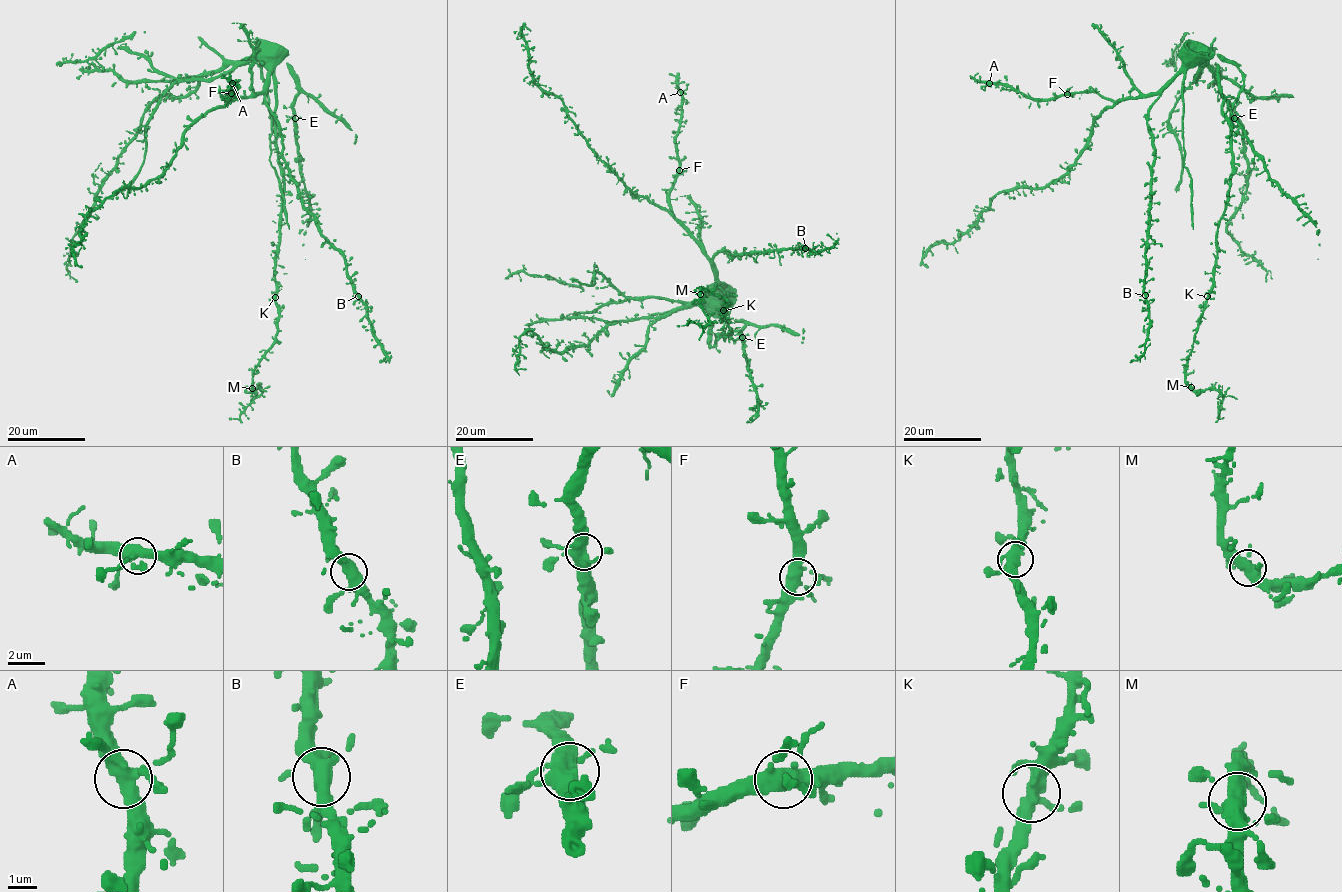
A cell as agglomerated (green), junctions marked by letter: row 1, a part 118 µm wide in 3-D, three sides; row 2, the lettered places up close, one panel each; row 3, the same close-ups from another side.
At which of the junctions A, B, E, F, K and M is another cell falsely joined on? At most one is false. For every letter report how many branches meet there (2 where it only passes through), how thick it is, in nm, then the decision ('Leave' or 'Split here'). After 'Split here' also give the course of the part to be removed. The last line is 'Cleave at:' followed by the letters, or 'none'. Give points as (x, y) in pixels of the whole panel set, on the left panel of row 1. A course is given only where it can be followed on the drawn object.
A: Branches: 5. Thickness 420 nm. Leave
B: Branches: 5. Thickness 420 nm. Leave
E: Branches: 5. Thickness 420 nm. Leave
F: Branches: 5. Thickness 400 nm. Leave
K: Branches: 5. Thickness 440 nm. Leave
M: Branches: 5. Thickness 440 nm. Leave
Cleave at: none

